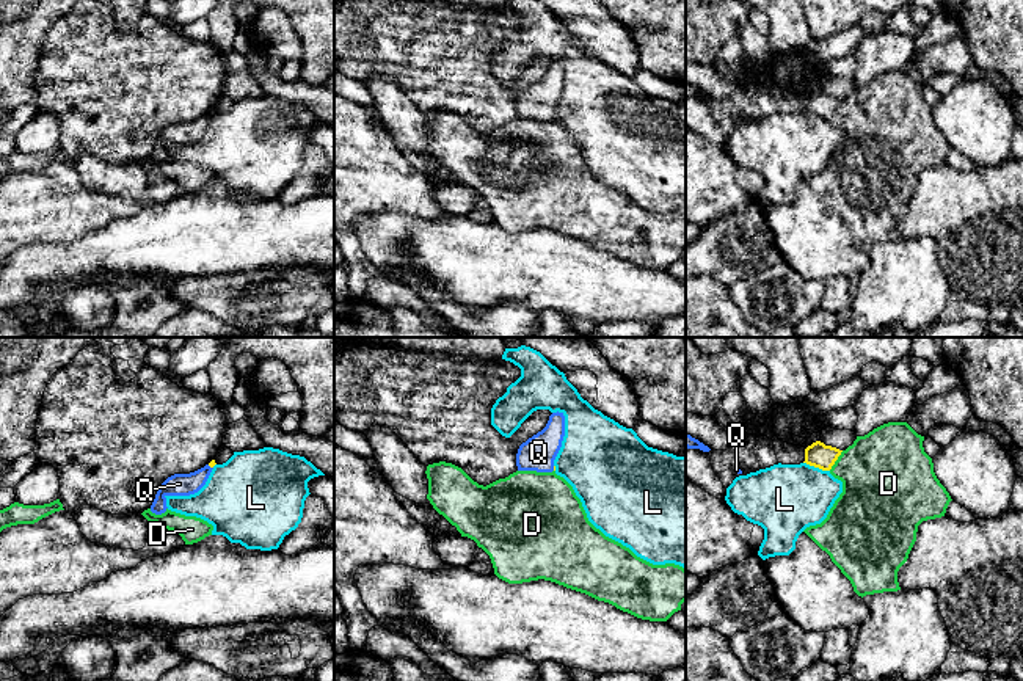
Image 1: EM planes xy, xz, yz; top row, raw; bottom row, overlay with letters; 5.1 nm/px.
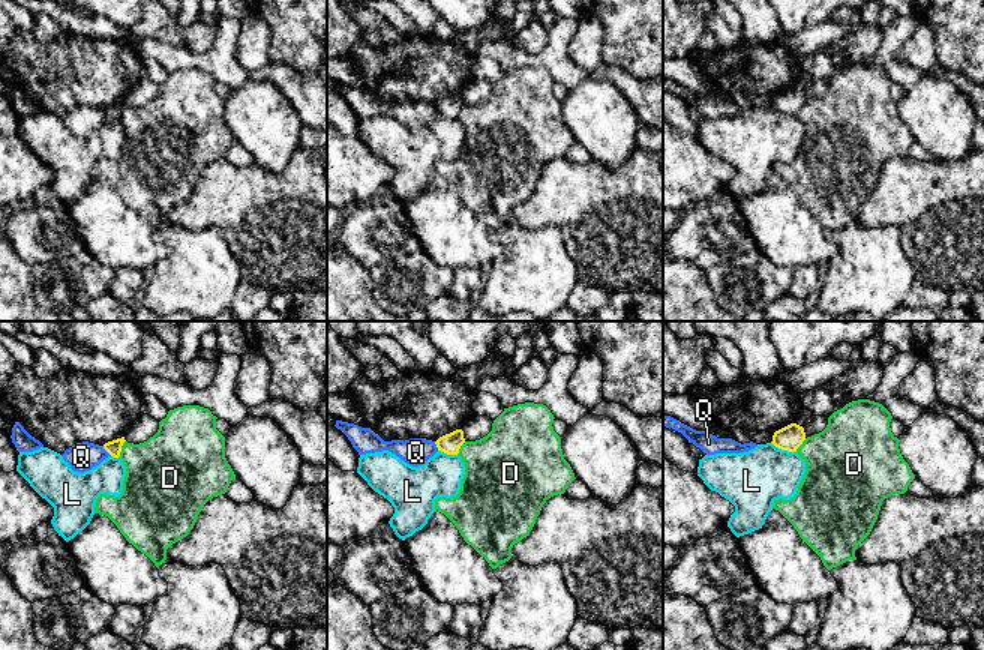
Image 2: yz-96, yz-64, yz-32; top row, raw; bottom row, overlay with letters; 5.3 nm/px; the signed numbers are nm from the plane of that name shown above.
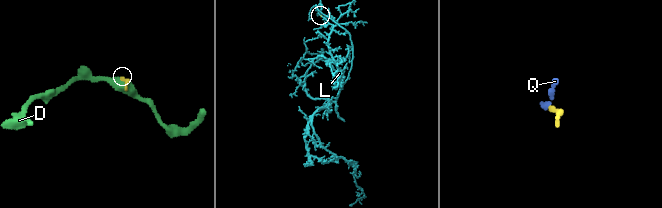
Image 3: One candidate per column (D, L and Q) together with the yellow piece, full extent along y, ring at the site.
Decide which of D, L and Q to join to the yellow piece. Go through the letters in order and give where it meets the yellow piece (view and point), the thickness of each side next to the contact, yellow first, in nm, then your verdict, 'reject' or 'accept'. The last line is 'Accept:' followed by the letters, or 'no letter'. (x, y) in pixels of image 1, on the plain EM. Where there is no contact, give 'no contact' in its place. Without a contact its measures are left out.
D: meets yellow in yz at (837, 107); 130 nm thick on the yellow side, 420 nm on the other; reject
L: meets yellow in yz at (816, 115); 130 nm thick on the yellow side, 360 nm on the other; reject
Q: meets yellow in xy at (211, 115); 40 nm thick on the yellow side, 110 nm on the other; reject
Accept: no letter

